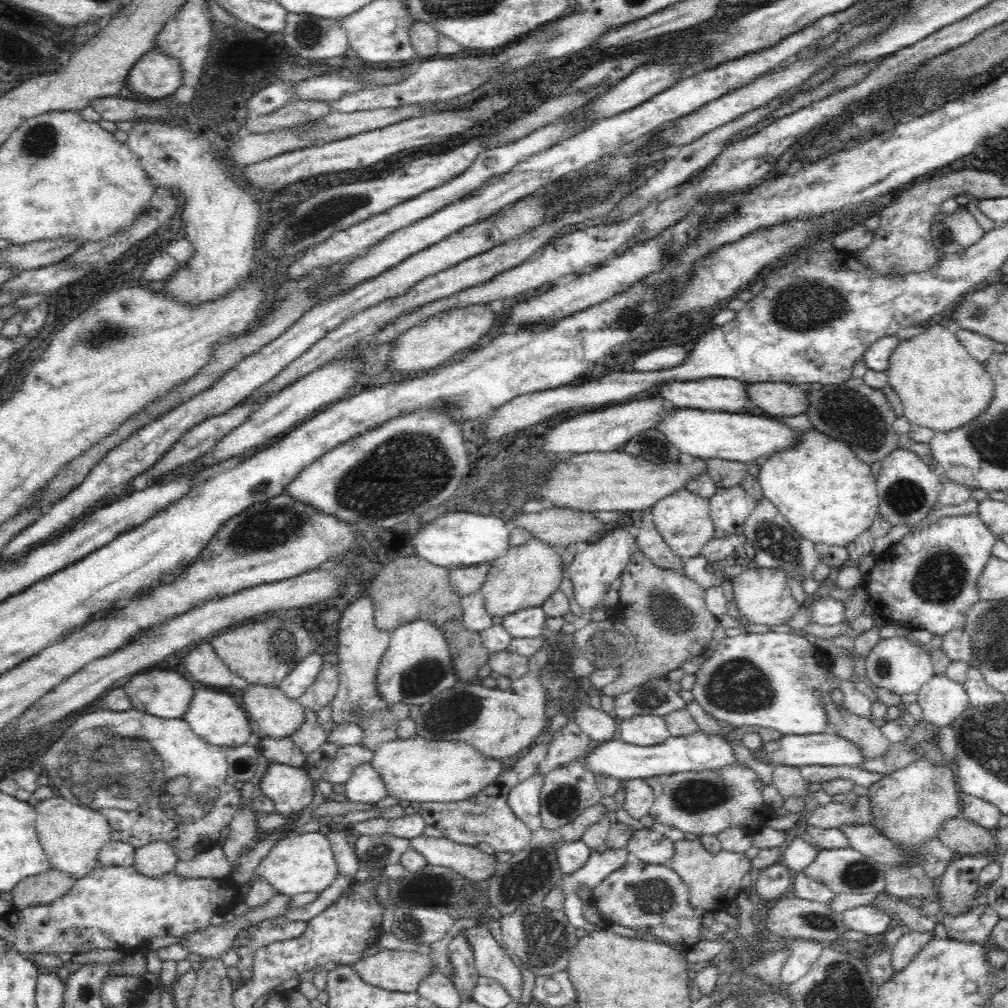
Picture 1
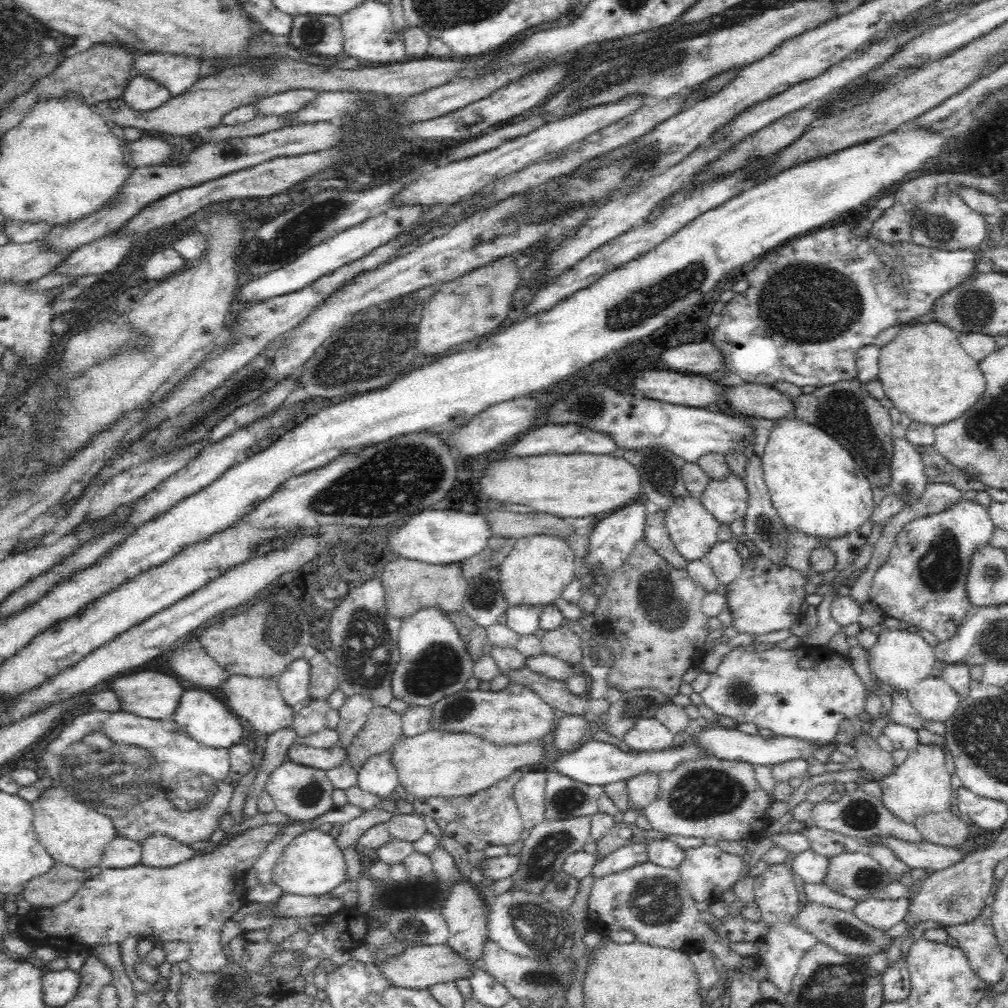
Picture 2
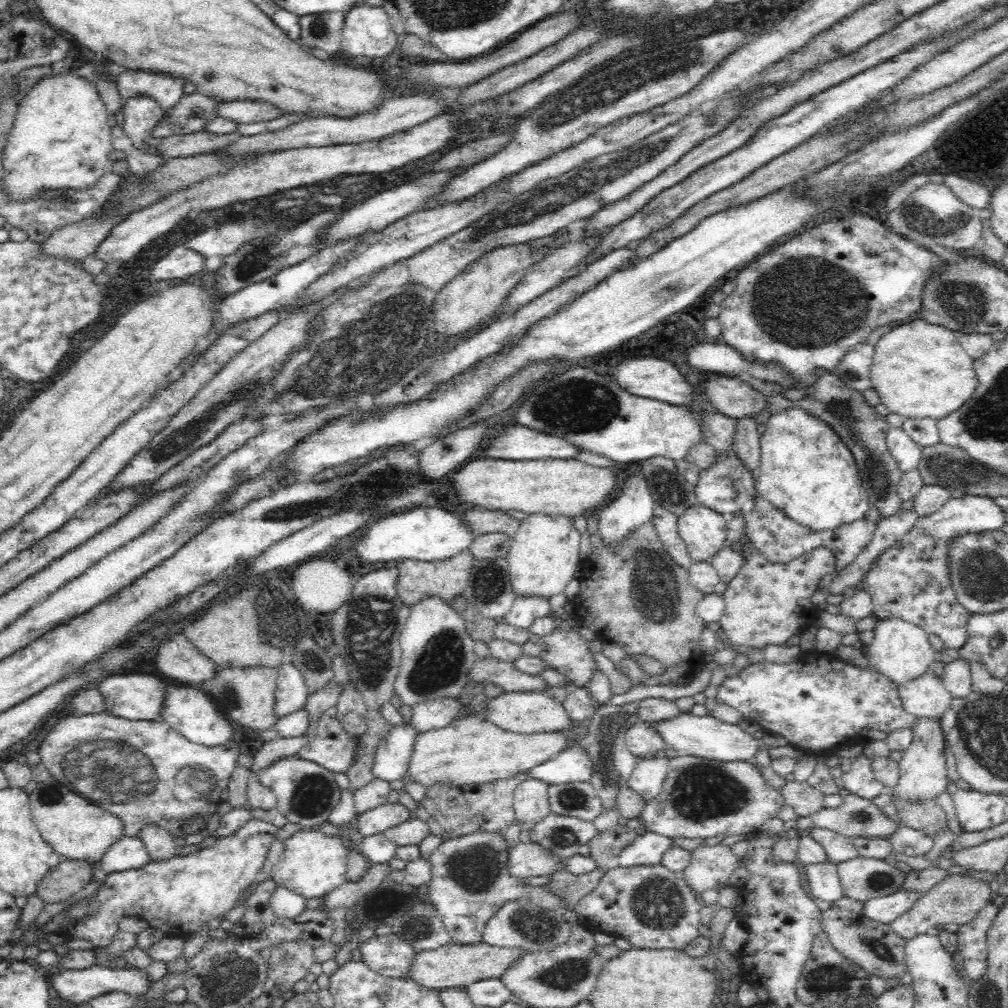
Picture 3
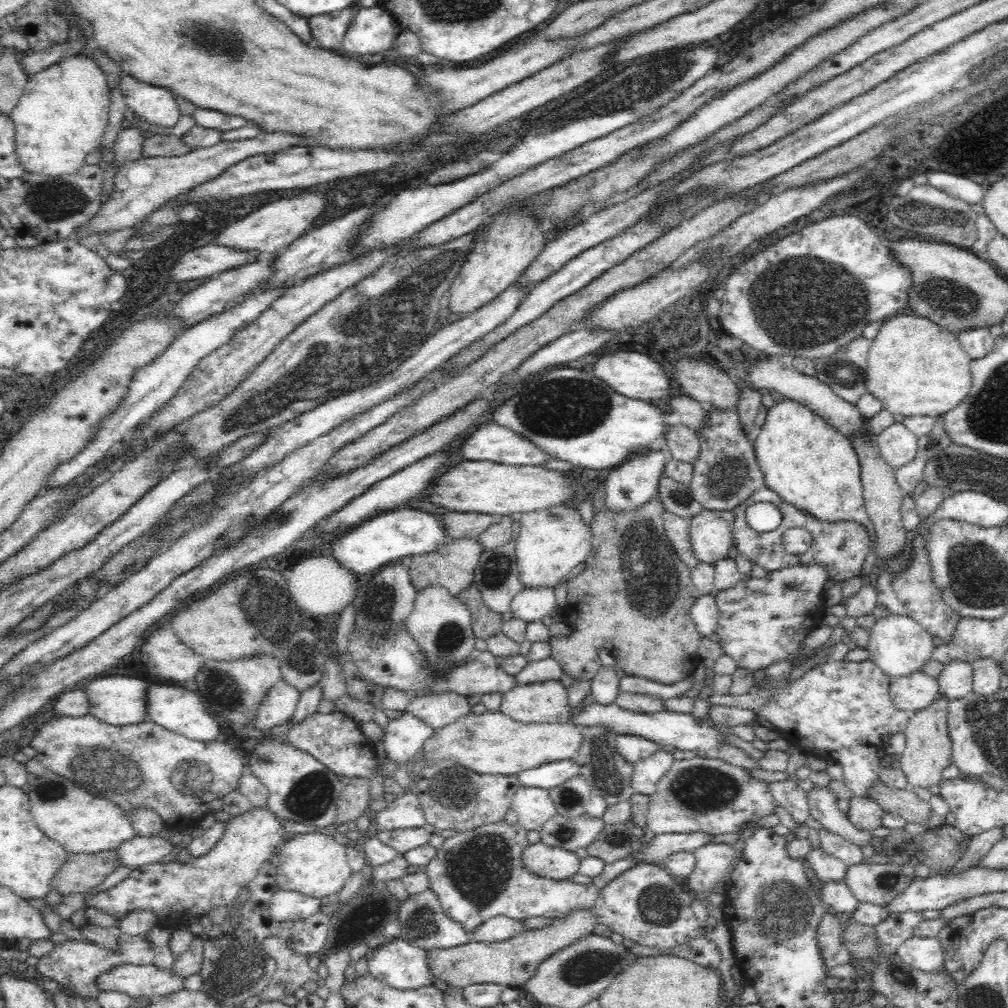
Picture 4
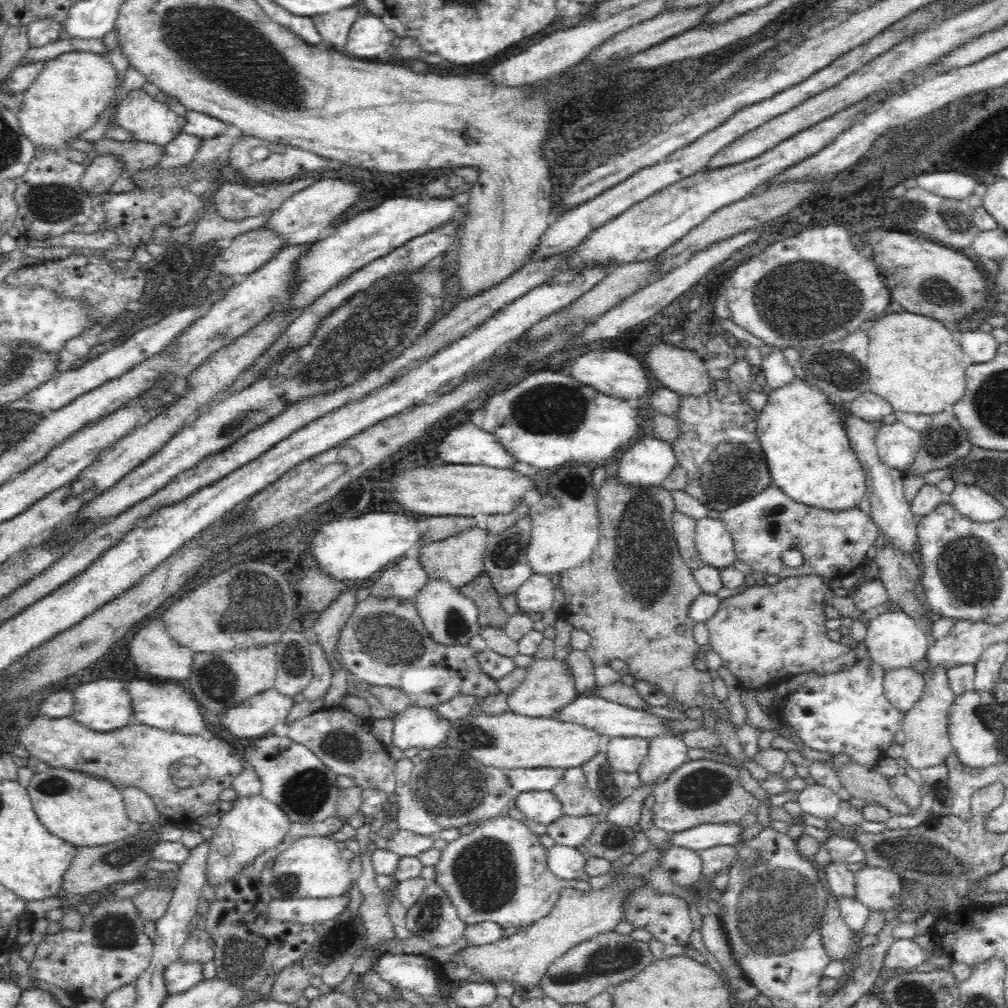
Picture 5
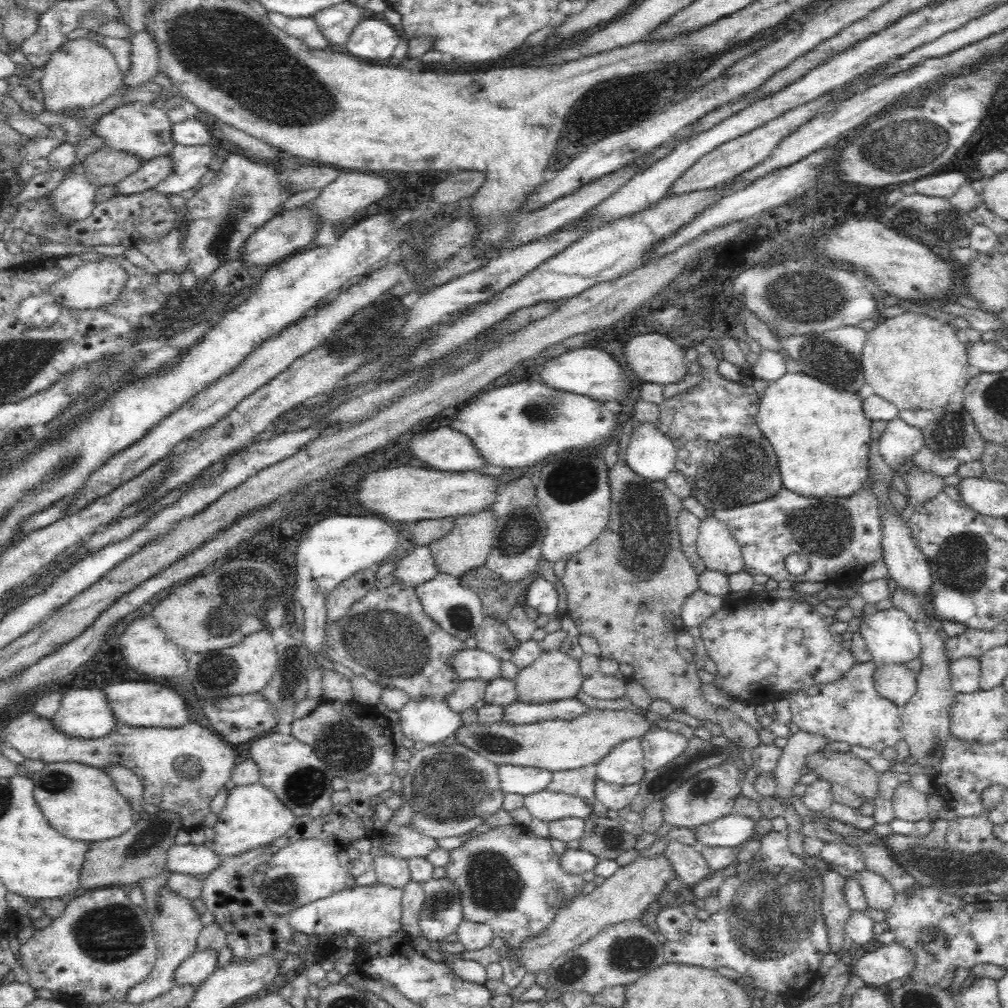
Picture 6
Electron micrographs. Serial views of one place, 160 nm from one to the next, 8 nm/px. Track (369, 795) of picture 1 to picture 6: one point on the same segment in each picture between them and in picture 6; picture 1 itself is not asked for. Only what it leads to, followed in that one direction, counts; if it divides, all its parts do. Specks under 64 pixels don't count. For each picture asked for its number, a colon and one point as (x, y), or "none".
2: (377, 775)
3: (392, 754)
4: (405, 734)
5: (416, 727)
6: (429, 721)

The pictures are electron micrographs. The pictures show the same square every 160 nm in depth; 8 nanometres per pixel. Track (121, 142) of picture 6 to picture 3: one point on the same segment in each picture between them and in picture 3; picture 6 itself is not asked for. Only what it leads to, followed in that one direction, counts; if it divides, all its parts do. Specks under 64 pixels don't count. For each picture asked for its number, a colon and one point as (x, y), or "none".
3: (167, 91)
4: (156, 105)
5: (148, 118)

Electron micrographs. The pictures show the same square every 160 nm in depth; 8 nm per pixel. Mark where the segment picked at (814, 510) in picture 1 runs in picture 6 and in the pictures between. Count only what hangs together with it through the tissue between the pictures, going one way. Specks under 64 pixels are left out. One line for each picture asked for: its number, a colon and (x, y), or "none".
2: (815, 484)
3: (807, 472)
4: (806, 461)
5: (809, 458)
6: (820, 436)

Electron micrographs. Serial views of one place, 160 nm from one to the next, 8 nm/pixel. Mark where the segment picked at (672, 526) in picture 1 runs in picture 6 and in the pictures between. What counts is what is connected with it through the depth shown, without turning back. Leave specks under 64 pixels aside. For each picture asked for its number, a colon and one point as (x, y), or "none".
2: (693, 530)
3: (703, 531)
4: (710, 535)
5: (715, 547)
6: (719, 551)

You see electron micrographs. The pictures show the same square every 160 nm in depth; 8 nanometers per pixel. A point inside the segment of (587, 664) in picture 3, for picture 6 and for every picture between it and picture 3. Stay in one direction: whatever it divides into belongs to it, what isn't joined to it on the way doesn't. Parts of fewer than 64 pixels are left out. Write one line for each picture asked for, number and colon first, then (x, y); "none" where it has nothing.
4: (634, 597)
5: (633, 618)
6: (627, 589)

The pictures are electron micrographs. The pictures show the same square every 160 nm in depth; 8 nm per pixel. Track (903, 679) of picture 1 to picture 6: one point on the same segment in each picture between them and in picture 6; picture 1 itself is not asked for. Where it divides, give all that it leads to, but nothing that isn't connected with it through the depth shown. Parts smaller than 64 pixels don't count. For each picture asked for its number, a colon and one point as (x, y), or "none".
2: (901, 659)
3: (900, 651)
4: (900, 646)
5: (894, 640)
6: (890, 635)

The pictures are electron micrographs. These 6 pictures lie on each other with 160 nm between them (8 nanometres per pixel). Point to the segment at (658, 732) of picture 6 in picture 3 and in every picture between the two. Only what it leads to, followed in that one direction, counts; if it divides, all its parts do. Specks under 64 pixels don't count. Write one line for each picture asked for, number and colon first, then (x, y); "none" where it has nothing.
3: (647, 778)
4: (647, 772)
5: (665, 754)

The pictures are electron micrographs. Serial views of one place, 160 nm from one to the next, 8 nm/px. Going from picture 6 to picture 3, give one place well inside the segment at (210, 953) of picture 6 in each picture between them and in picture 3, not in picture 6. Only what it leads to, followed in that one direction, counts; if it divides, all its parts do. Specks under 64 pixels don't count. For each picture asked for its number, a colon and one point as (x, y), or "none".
3: (76, 986)
4: (148, 981)
5: (179, 975)

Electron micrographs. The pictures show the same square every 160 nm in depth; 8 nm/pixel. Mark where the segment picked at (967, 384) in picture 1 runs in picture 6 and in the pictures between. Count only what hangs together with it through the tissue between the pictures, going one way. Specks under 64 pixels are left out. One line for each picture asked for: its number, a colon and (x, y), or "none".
2: (924, 370)
3: (920, 370)
4: (915, 367)
5: (913, 362)
6: (915, 362)

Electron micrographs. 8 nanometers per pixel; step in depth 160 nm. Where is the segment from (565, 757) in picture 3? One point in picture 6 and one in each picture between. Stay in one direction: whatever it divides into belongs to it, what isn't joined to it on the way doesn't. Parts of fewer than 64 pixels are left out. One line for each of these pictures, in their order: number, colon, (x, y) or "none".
4: (547, 776)
5: (523, 779)
6: (523, 780)

